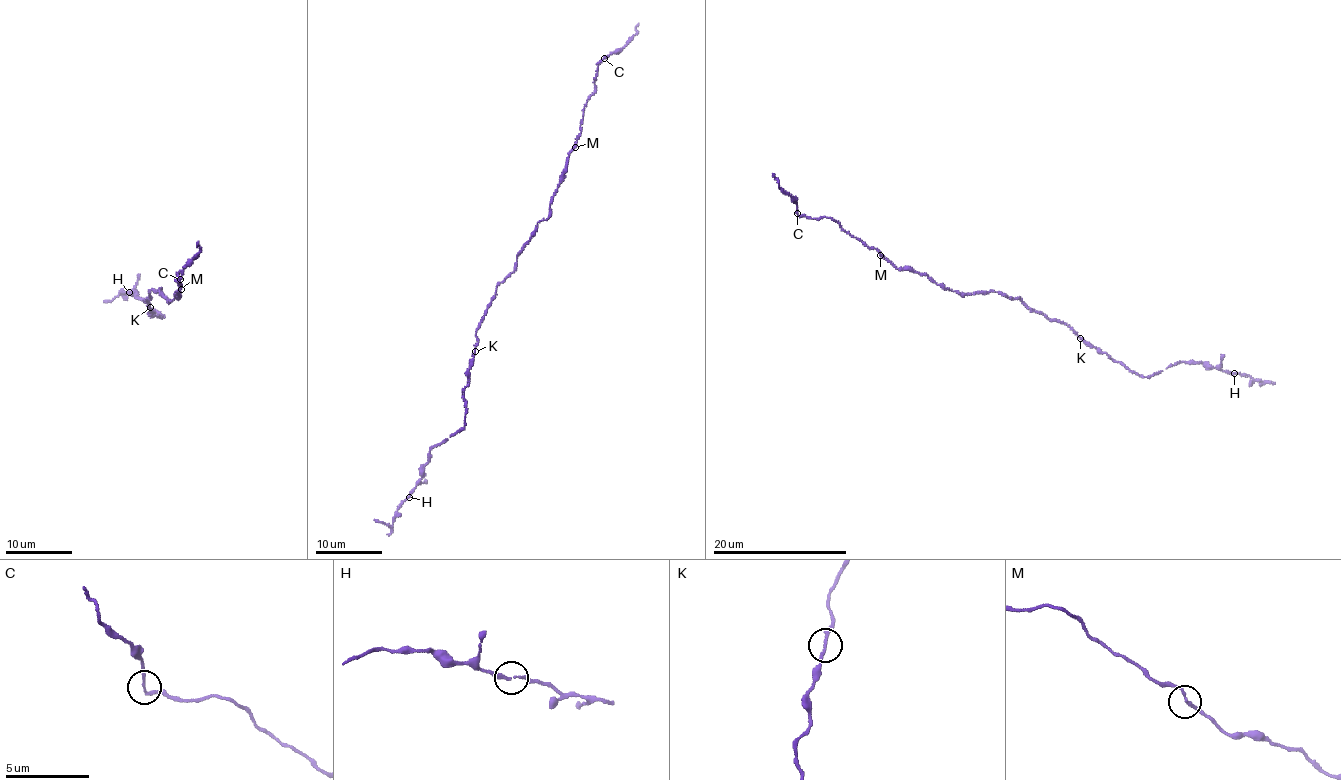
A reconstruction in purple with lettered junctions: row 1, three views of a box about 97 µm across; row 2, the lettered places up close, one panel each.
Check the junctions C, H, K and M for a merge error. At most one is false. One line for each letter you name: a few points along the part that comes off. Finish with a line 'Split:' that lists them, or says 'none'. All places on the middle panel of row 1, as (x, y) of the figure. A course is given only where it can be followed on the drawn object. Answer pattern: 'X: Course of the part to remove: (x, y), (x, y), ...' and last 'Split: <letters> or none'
Split: none

